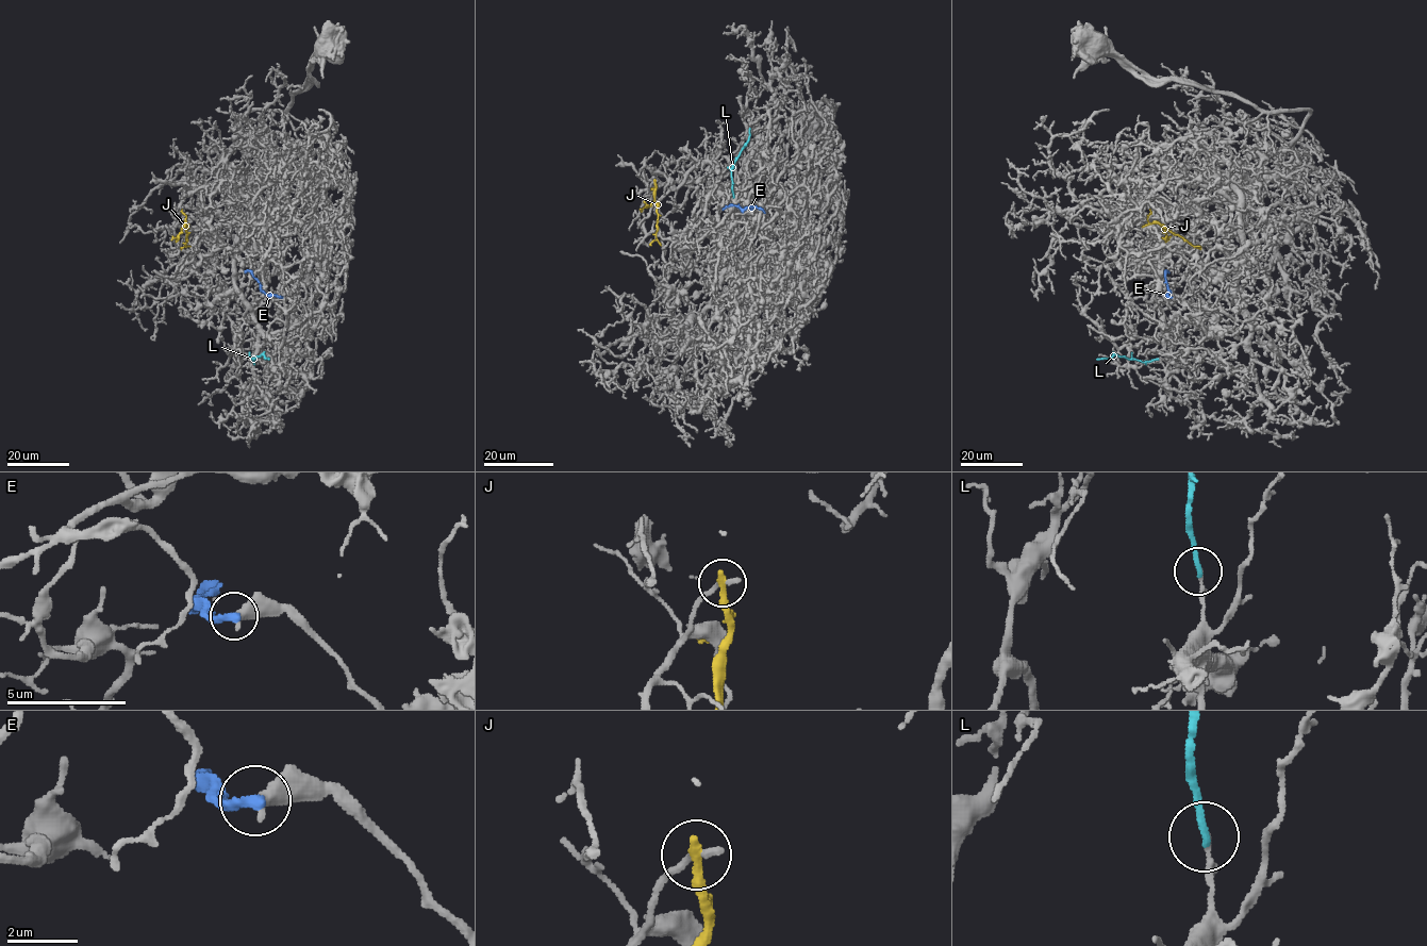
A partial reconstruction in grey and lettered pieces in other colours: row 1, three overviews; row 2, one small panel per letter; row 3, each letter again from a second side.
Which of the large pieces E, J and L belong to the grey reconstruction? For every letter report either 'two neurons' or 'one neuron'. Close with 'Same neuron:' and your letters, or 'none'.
E: two neurons
J: two neurons
L: two neurons
Same neuron: none

